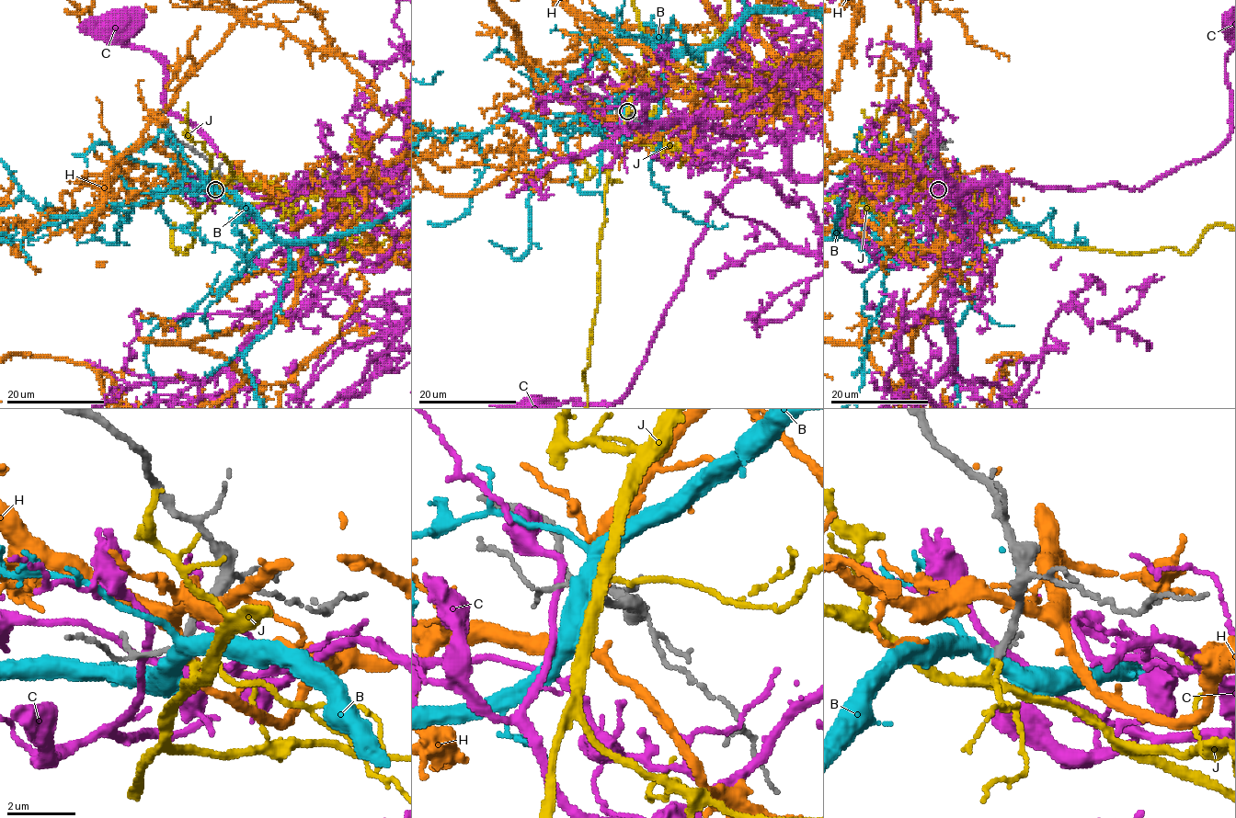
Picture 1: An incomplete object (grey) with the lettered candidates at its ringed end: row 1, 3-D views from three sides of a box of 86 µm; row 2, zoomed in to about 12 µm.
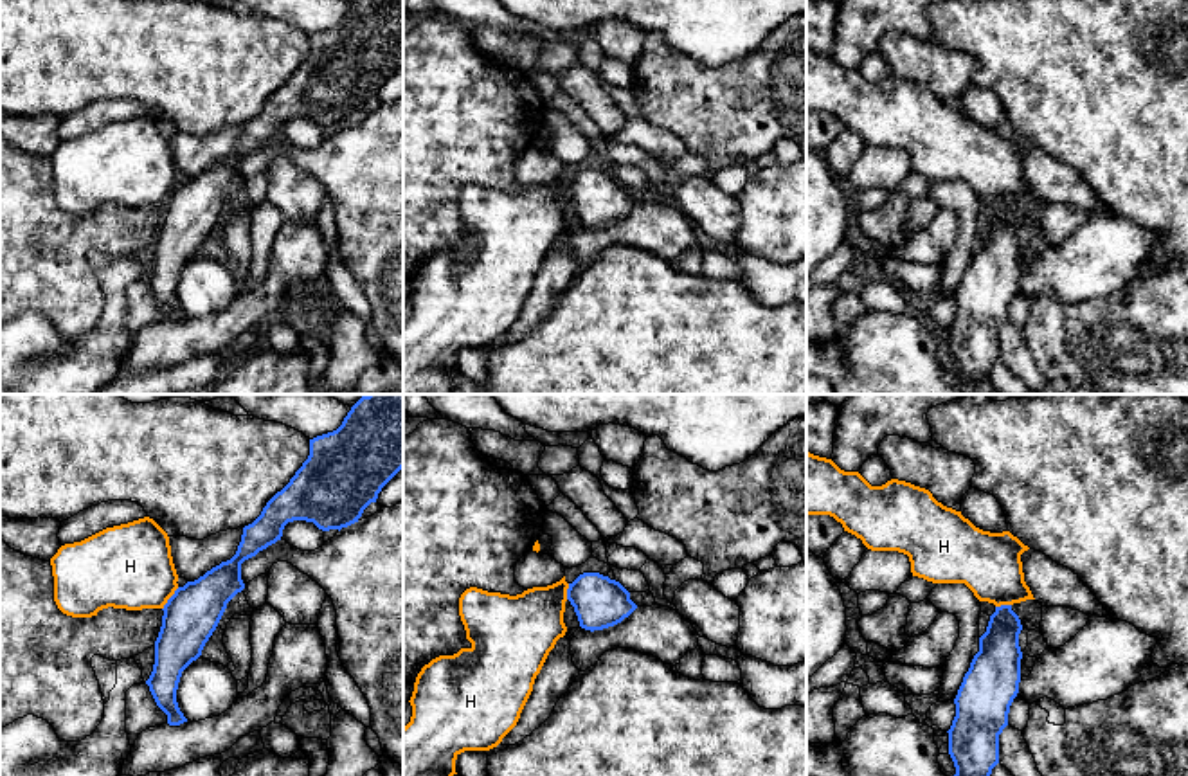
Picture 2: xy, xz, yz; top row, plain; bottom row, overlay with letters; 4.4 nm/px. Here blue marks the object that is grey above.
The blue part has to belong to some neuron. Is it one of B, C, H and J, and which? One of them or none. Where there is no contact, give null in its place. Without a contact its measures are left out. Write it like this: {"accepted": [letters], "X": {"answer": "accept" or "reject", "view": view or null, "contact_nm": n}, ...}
{"accepted": ["J"], "B": {"answer": "reject", "view": null}, "C": {"answer": "reject", "view": null}, "H": {"answer": "reject", "view": "xy", "contact_nm": 130}, "J": {"answer": "accept", "view": null}}

